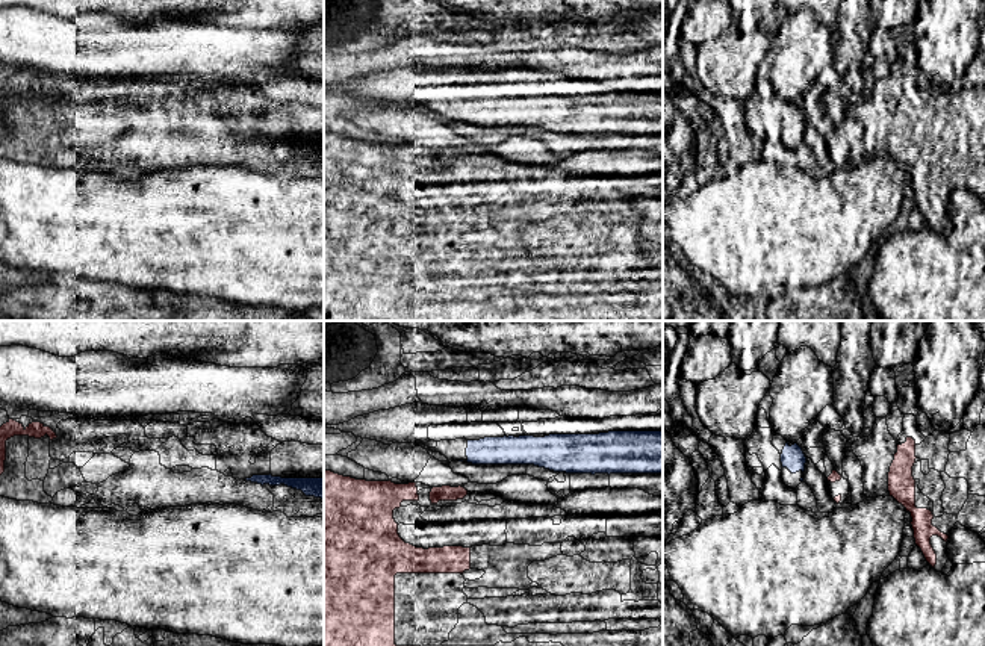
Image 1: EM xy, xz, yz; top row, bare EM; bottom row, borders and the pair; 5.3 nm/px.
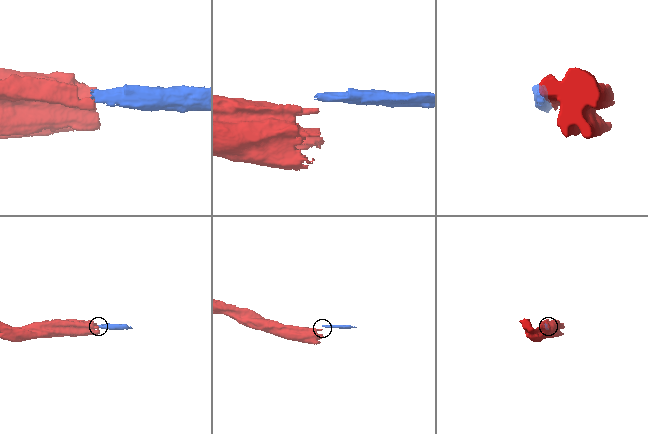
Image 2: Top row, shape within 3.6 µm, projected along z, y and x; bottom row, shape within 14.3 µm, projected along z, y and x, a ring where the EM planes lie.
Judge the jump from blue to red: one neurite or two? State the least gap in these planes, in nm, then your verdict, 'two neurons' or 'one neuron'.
130 nm | two neurons

